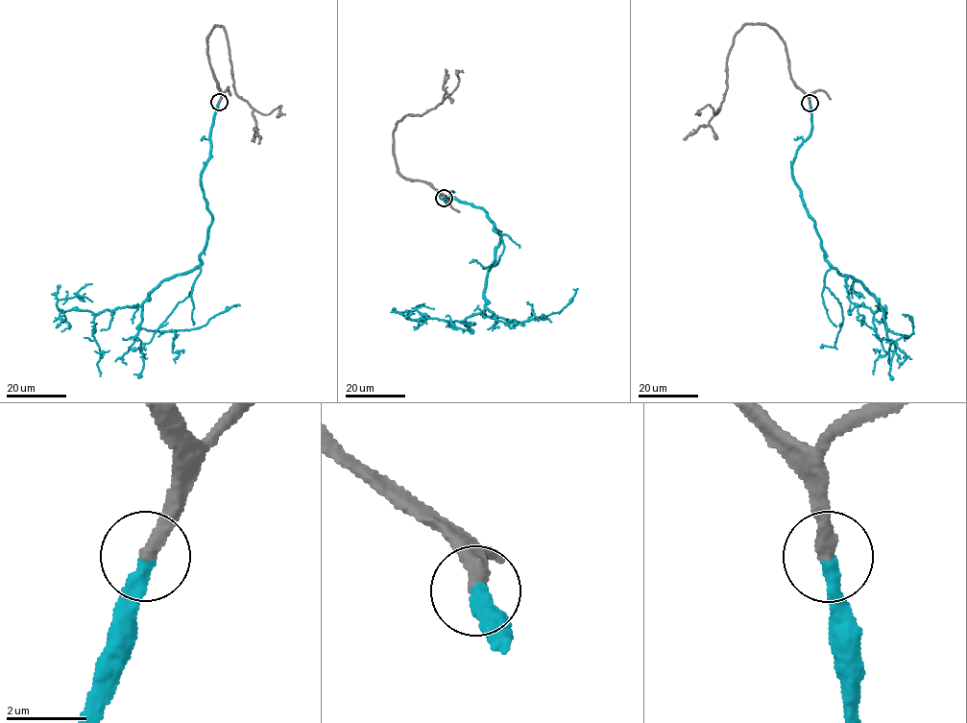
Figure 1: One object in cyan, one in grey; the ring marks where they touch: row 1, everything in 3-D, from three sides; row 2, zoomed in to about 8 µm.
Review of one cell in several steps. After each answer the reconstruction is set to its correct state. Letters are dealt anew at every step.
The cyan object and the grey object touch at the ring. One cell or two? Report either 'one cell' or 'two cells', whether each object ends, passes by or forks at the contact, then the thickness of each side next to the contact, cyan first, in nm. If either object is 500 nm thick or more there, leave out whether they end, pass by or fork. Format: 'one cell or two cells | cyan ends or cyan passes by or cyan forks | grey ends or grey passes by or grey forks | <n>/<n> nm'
one cell | cyan ends | grey ends | 360/400 nm

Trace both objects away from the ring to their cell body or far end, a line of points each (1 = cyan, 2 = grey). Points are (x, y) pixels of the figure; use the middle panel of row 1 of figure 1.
1: (444, 198), (449, 204), (450, 191), (485, 211), (500, 241), (483, 312), (449, 322), (399, 314), (434, 309)
2: (444, 198), (423, 180), (400, 176), (393, 133), (405, 116), (422, 115), (442, 103), (446, 69)

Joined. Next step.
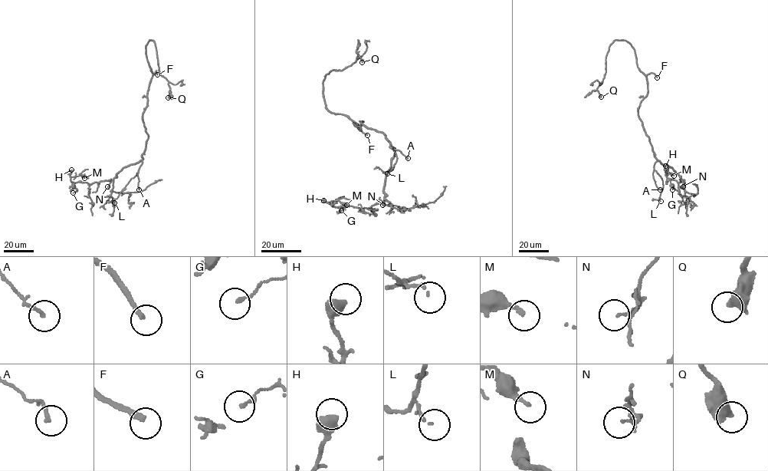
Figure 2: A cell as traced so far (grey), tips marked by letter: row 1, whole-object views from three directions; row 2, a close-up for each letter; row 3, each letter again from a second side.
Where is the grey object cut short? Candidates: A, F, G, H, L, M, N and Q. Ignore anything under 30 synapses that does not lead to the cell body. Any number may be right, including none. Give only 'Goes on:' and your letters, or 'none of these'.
Goes on: F, Q

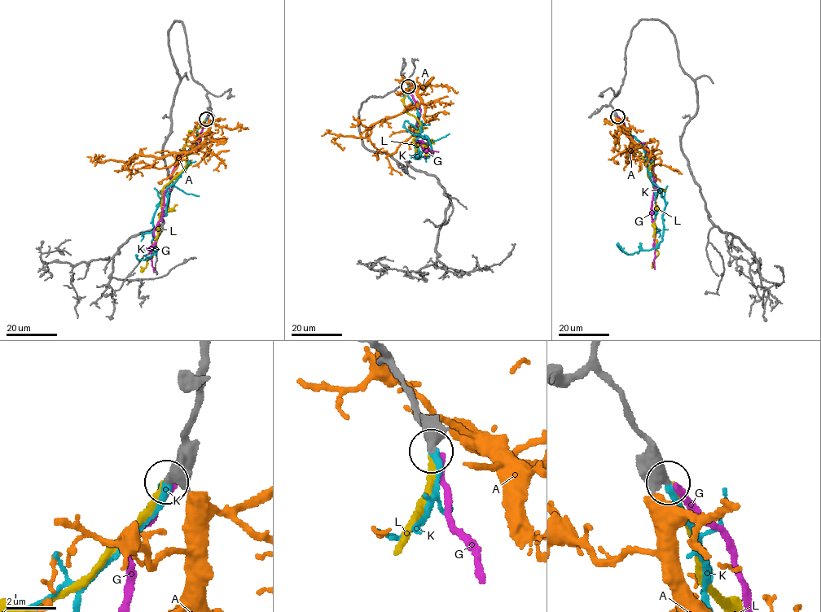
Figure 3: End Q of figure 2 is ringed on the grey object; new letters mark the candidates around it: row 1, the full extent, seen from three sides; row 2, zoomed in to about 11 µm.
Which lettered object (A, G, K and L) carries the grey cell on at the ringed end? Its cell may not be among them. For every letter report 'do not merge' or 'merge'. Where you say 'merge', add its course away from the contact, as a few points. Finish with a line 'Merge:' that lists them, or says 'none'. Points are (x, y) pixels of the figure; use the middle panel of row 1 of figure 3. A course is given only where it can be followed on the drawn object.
A: do not merge
G: do not merge
K: merge; course (408, 85), (422, 125), (417, 146), (428, 158), (428, 137), (411, 133), (406, 121), (416, 129)
L: do not merge
Merge: K

